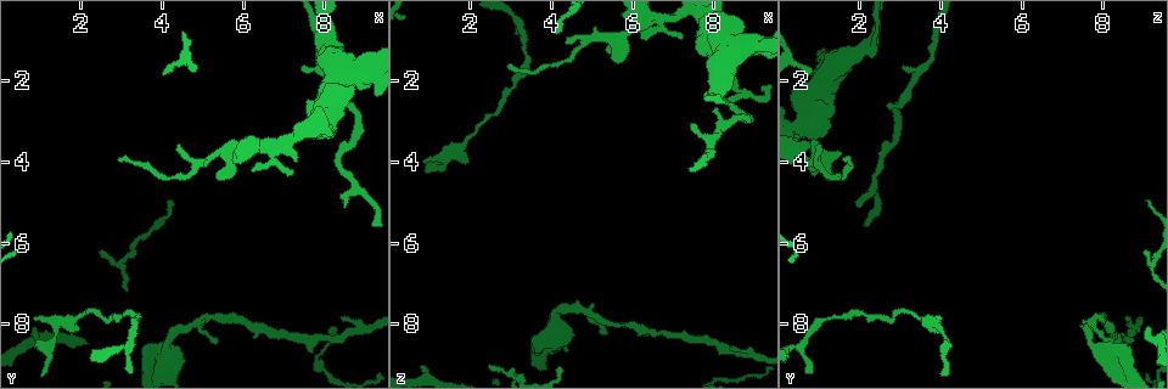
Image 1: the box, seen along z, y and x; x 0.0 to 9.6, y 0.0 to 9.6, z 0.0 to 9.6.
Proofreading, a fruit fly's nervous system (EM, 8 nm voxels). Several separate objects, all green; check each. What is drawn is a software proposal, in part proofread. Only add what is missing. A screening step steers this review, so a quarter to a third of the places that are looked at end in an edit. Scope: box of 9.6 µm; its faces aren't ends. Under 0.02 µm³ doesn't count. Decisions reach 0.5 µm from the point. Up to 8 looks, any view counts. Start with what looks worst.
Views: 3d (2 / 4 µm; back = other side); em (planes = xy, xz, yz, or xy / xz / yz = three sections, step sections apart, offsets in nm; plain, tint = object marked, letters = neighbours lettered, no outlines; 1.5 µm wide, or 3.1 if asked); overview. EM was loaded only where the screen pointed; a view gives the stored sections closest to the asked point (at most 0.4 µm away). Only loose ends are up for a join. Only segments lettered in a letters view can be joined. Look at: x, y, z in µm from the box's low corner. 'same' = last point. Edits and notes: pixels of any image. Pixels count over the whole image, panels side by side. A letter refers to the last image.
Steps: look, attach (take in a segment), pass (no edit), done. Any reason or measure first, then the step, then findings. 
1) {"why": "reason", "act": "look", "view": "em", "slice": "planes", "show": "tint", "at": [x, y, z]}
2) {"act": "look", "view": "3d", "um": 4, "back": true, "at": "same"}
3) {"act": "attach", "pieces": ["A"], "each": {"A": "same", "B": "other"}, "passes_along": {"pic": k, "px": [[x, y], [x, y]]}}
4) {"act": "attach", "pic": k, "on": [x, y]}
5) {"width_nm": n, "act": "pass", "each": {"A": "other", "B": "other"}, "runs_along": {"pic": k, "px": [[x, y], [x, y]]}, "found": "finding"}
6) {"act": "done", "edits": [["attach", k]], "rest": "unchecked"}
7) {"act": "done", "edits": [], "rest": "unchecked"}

{"why": "thin end", "act": "look", "view": "3d", "um": 4, "at": [0.90, 7.85, 4.00]}

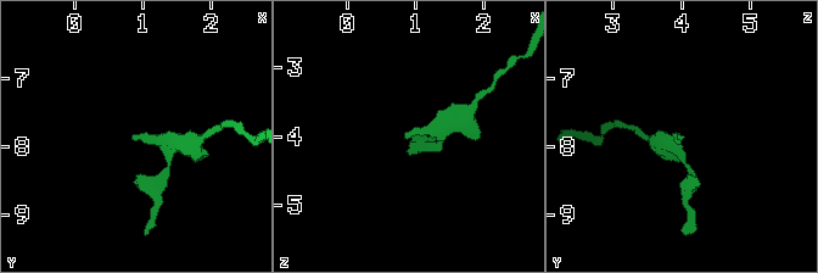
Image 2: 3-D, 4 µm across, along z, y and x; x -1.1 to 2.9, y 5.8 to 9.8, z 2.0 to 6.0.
{"act": "look", "view": "em", "slice": "planes", "show": "plain", "at": [0.85, 7.80, 3.95]}

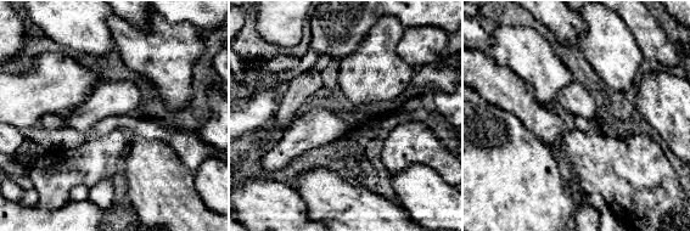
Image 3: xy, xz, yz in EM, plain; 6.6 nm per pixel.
{"why": "see the neighbours", "act": "look", "view": "em", "slice": "planes", "show": "letters", "at": "same"}

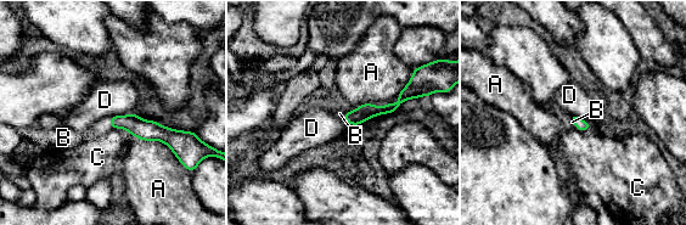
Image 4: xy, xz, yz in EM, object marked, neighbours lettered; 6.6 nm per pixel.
{"width_nm": 80, "act": "attach", "pieces": ["B"], "each": {"A": "other", "B": "same", "C": "other", "D": "other"}, "passes_along": {"pic": 4, "px": [[146, 130], [110, 122], [101, 127]]}, "found": "the neuron continues"}

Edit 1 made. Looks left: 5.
{"act": "look", "view": "overview"}

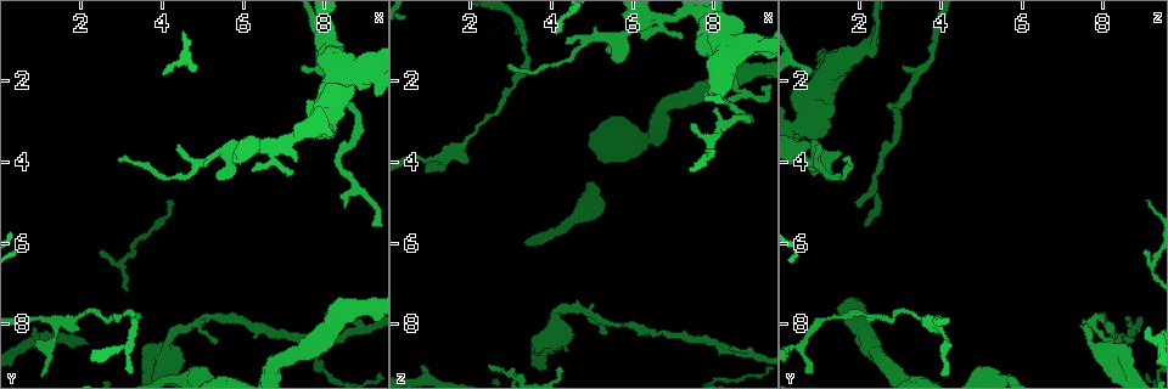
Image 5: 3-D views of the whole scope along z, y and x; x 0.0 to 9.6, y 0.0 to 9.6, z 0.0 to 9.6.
{"why": "free end", "act": "look", "view": "em", "slice": "xy", "step": 4, "show": "tint", "at": [3.70, 8.70, 8.75]}

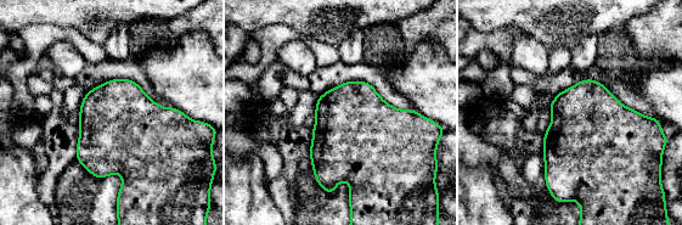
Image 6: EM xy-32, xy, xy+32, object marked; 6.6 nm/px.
{"act": "look", "view": "em", "slice": "planes", "show": "letters", "at": "same"}

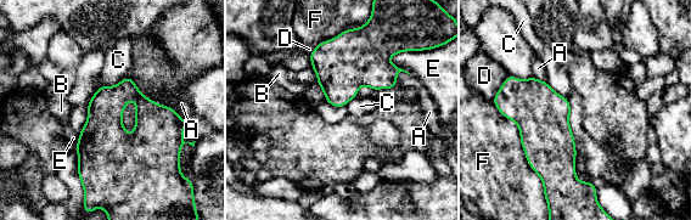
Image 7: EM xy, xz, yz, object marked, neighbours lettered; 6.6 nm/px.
{"act": "pass", "each": {"A": "other", "B": "other", "C": "other", "D": "other", "E": "other", "F": "other"}, "border": {"pic": 7, "px": [[127, 75], [114, 85], [102, 86]]}, "found": "no lettered segment goes on from it"}

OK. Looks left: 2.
{"why": "thin end", "act": "look", "view": "3d", "um": 4, "at": [5.35, 8.45, 8.25]}

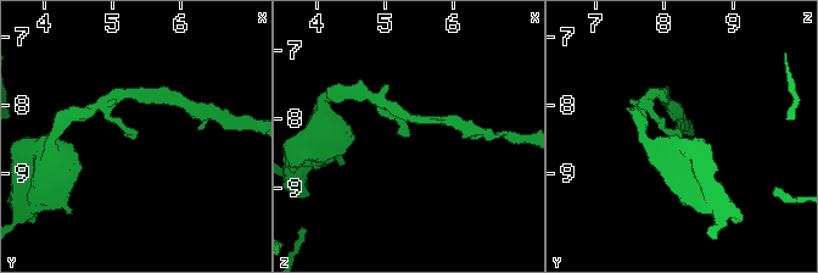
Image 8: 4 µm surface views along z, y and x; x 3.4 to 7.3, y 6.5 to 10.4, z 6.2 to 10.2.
{"act": "look", "view": "em", "slice": "planes", "show": "letters", "at": [5.40, 8.45, 8.25]}

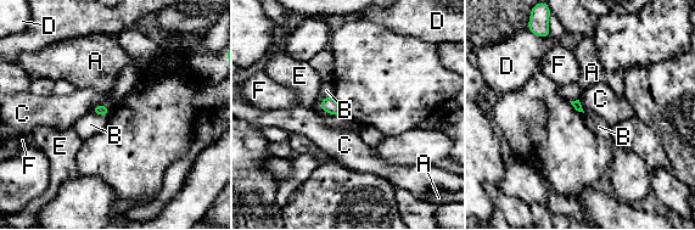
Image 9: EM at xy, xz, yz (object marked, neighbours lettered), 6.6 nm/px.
{"act": "pass", "each": {"A": "other", "B": "other", "C": "other", "D": "other", "E": "other", "F": "other"}, "border": {"pic": 9, "px": [[90, 111], [99, 105], [111, 111]]}, "found": "no lettered segment goes on from it"}

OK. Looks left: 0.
{"act": "done", "edits": [["attach", 4]], "rest": "unchecked"}

